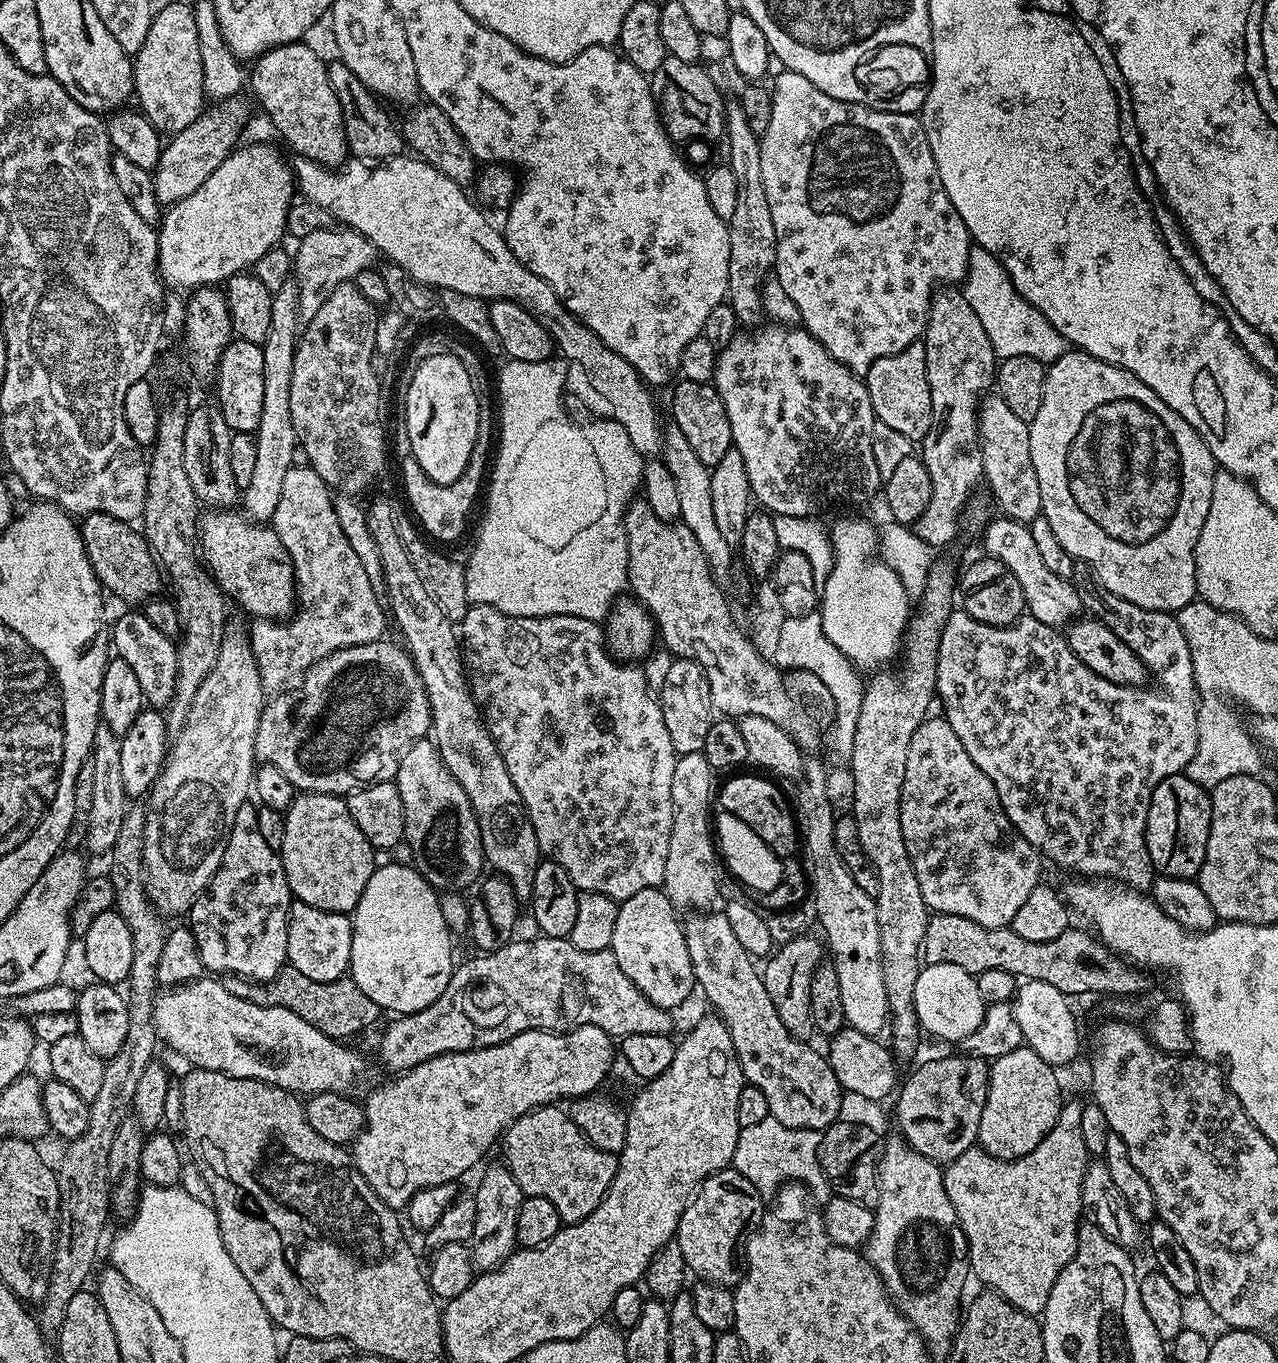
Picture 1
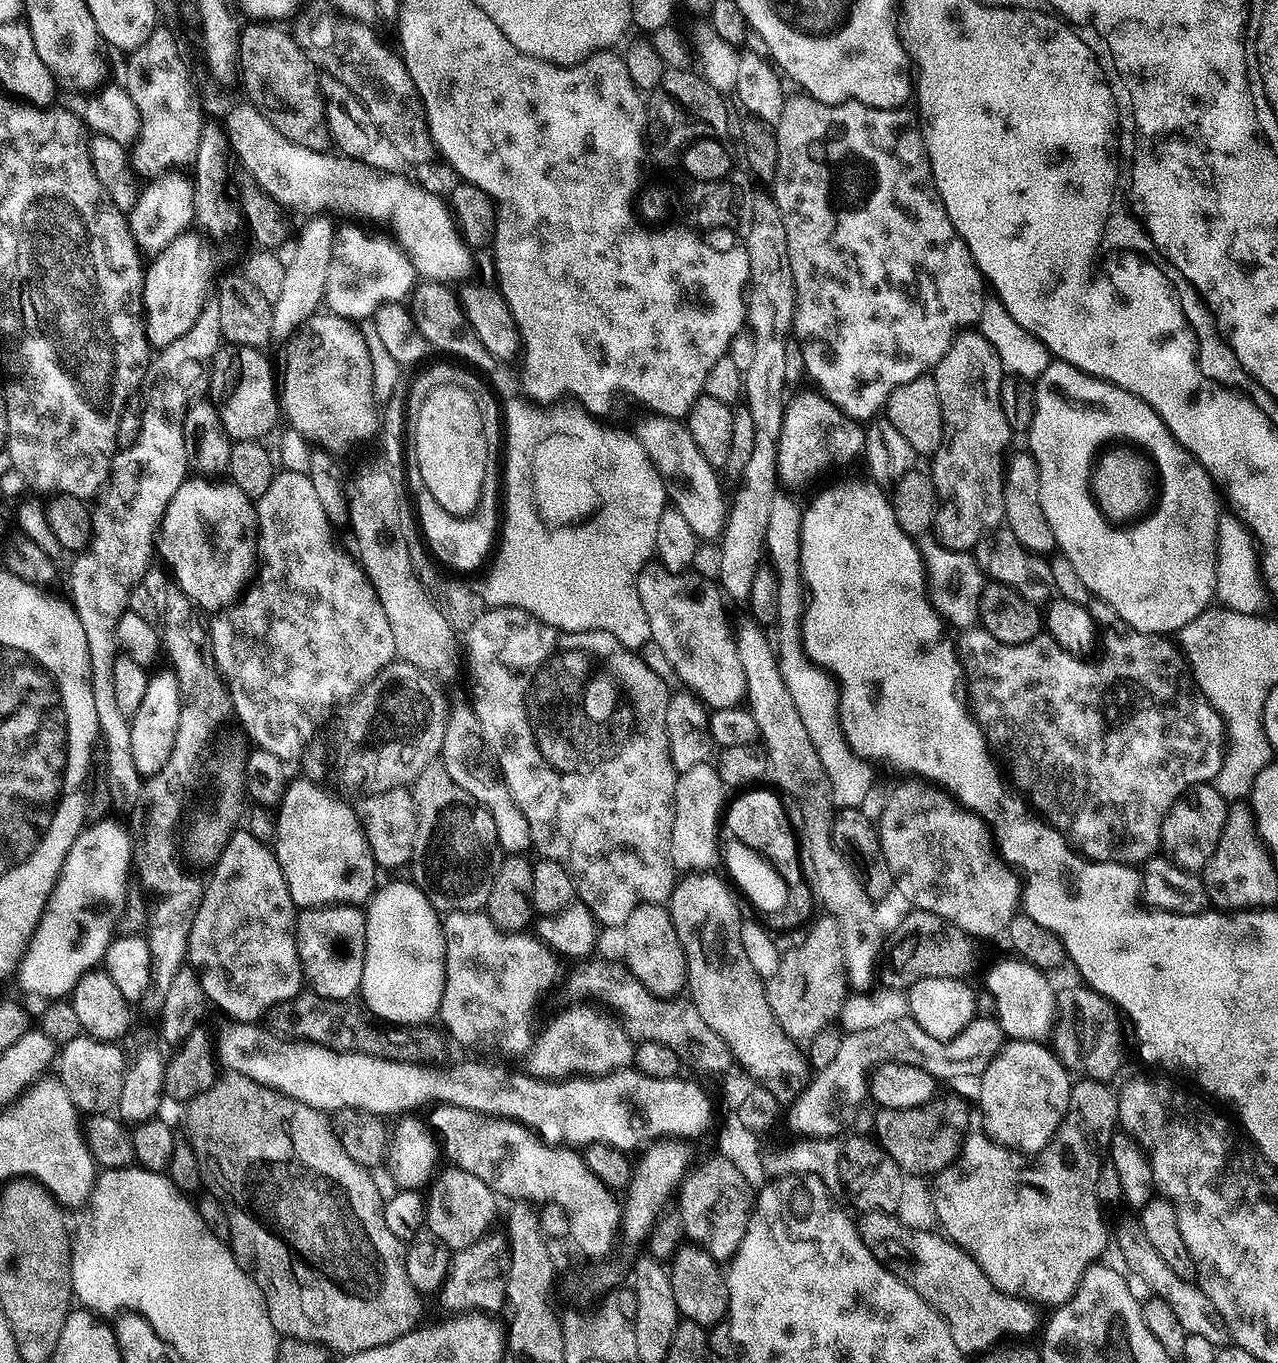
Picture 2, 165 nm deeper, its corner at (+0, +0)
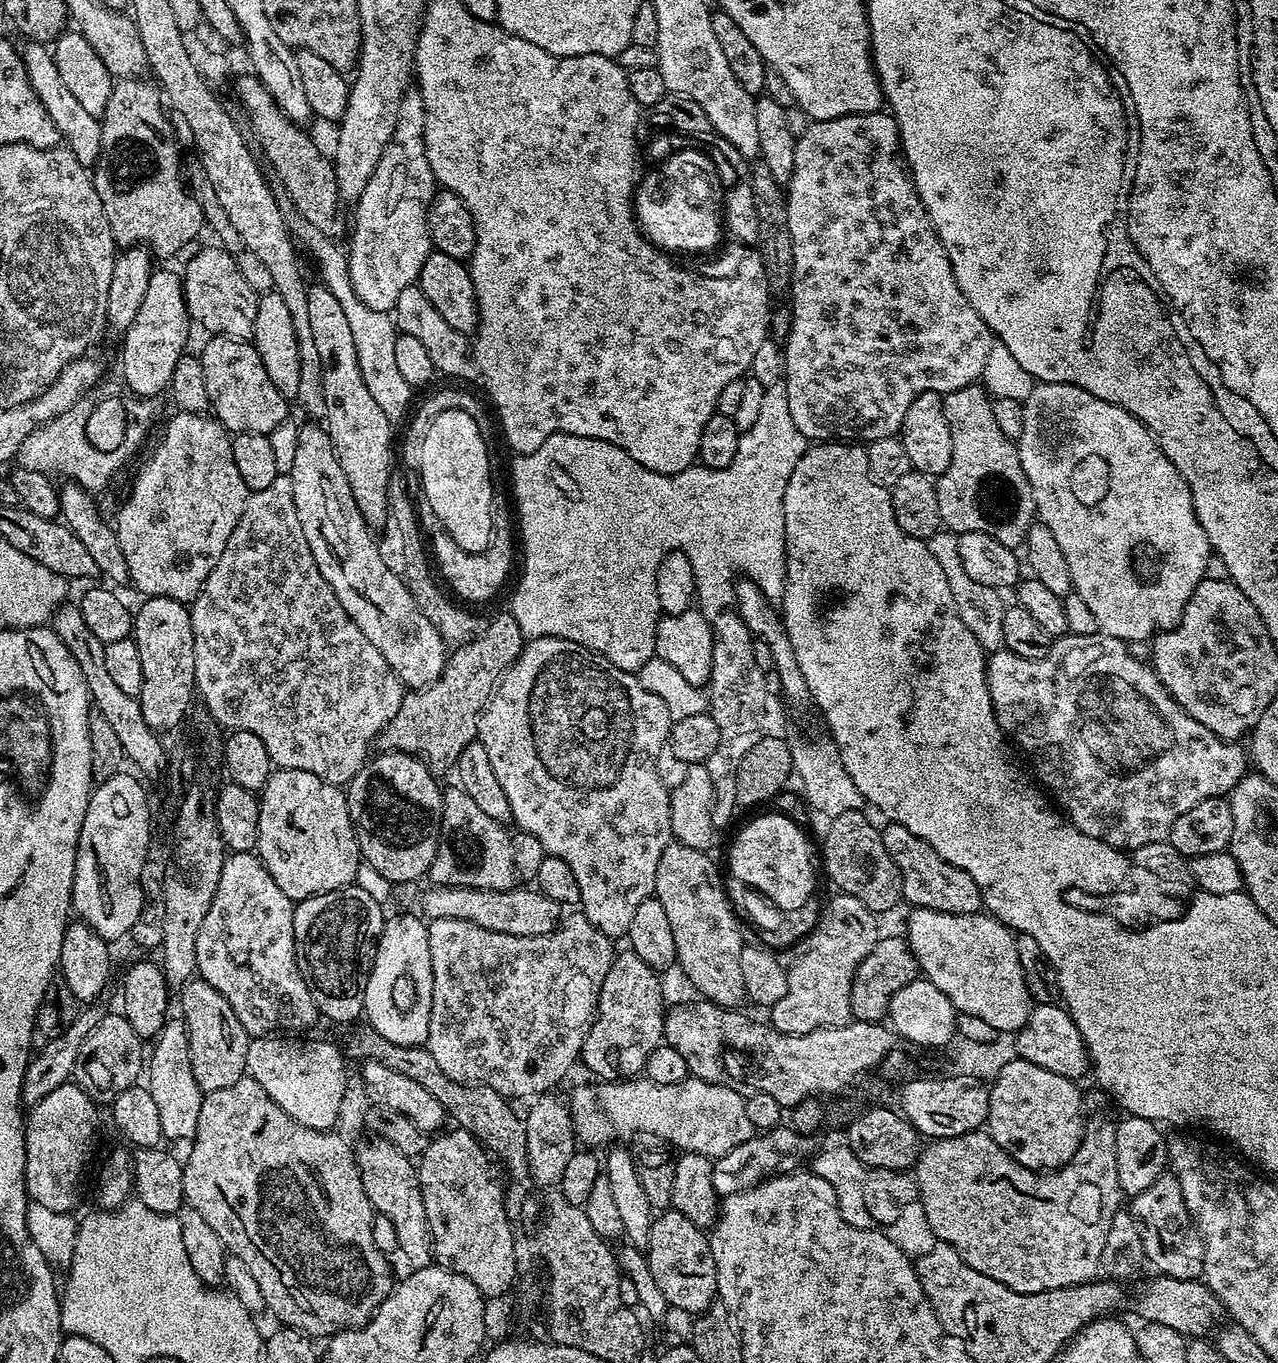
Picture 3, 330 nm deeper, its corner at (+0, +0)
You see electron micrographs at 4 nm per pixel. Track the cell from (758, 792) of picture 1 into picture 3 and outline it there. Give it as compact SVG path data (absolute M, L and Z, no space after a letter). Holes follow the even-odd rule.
M764 810L764 811L768 812L762 813L761 816L754 817L753 820L749 822L749 824L744 824L741 826L740 833L738 833L737 836L733 838L732 845L730 845L728 848L728 868L730 871L732 871L731 879L738 883L744 884L746 887L756 892L760 892L761 895L767 898L771 904L780 908L780 911L782 913L789 912L790 910L798 910L798 906L803 906L803 904L805 904L806 902L806 898L810 898L817 891L815 888L816 888L816 872L818 876L818 868L817 865L816 868L814 865L812 865L812 848L810 845L808 845L807 838L804 837L805 829L801 827L801 825L794 823L794 821L792 821L790 818L786 818L784 815L782 815L782 813L778 811L775 810Z

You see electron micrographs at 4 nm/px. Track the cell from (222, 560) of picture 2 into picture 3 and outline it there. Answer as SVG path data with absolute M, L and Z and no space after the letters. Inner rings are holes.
M177 411L164 424L164 433L148 461L136 472L136 481L116 516L114 527L116 537L126 554L128 579L131 587L144 592L145 597L169 596L175 600L191 602L204 588L210 570L218 566L226 542L249 498L246 482L234 466L232 436L219 420L203 412Z

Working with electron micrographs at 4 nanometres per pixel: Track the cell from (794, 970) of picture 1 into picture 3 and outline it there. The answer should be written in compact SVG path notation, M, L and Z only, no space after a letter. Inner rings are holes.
M836 894L820 910L820 921L810 937L812 945L798 966L788 969L786 994L770 1009L770 1023L782 1034L810 1034L819 1028L837 1028L853 1021L850 1010L850 986L862 958L874 950L877 913L870 911L858 898Z

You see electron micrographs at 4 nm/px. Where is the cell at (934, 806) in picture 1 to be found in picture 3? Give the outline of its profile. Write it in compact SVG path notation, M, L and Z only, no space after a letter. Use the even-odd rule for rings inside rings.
M891 822L883 825L880 837L882 842L886 842L886 854L890 854L890 858L894 858L894 866L898 866L904 891L903 899L909 900L909 905L950 914L981 911L980 891L974 878L970 878L966 870L958 870L958 866L950 866L946 858L934 854L934 846L910 834L906 826L898 826Z

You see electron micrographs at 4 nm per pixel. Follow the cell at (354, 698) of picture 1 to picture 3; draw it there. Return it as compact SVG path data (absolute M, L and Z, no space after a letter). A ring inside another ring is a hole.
M504 610L497 620L489 619L482 638L474 638L474 642L455 649L445 659L444 672L433 684L419 690L405 691L404 701L398 706L398 714L385 726L378 737L380 748L416 756L433 774L451 773L456 767L462 750L466 750L466 746L470 746L477 739L480 730L480 713L488 705L488 699L496 691L501 676L518 658L525 643L526 638L518 622L514 622L511 611Z

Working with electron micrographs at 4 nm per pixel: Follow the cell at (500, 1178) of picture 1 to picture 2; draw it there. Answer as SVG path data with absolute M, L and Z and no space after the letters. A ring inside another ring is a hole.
M489 1234L468 1248L459 1249L448 1267L448 1276L438 1290L440 1304L448 1314L496 1314L506 1302L506 1277L510 1253L503 1235Z

